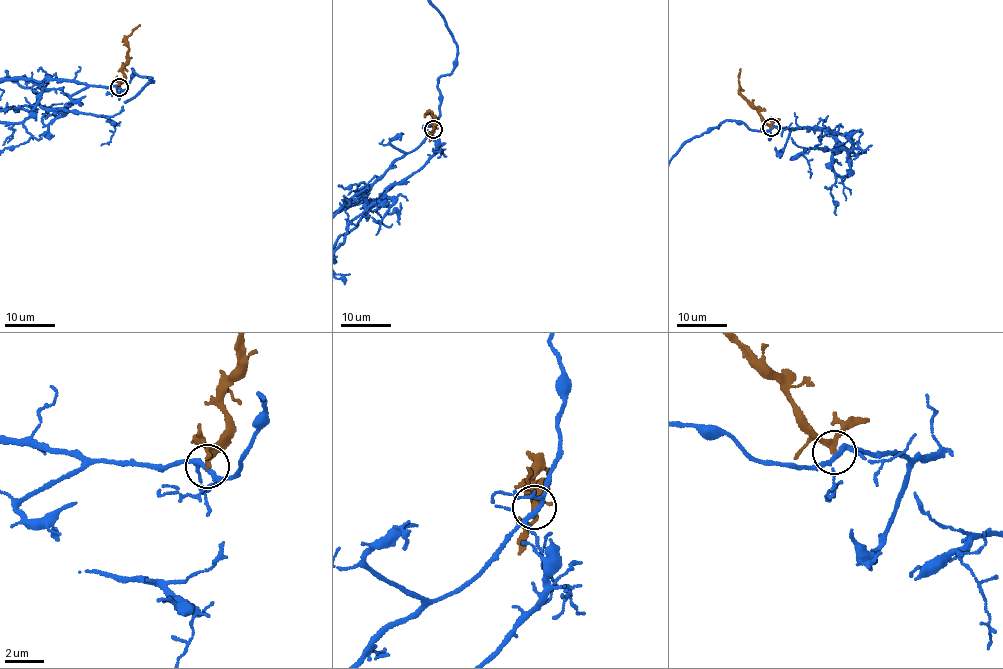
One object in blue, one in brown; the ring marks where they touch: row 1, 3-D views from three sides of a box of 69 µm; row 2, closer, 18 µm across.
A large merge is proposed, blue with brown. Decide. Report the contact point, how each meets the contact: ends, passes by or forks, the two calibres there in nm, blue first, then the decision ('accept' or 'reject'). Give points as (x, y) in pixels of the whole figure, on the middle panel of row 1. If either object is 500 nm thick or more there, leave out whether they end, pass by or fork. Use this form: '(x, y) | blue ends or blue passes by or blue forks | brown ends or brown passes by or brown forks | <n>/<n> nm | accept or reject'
(433, 129) | blue forks | brown passes by | 200/200 nm | reject

